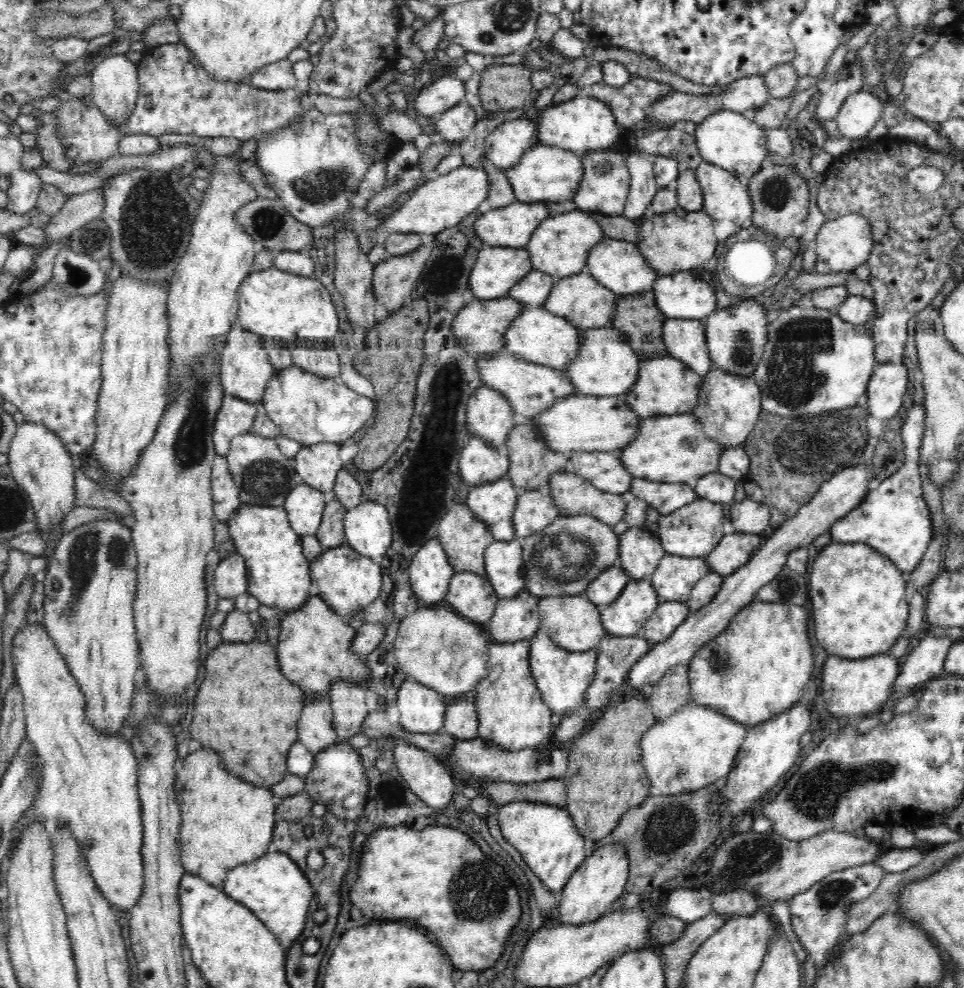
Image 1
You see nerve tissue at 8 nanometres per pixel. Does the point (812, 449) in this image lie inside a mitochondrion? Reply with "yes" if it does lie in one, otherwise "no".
yes

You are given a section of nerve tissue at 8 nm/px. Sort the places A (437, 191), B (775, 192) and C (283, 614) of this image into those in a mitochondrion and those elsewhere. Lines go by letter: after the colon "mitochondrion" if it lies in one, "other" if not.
A: other
B: mitochondrion
C: other

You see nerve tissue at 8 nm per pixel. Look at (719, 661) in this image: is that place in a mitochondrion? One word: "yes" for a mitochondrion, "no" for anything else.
yes

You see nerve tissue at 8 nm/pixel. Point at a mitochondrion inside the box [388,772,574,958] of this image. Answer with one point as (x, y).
(481, 894)

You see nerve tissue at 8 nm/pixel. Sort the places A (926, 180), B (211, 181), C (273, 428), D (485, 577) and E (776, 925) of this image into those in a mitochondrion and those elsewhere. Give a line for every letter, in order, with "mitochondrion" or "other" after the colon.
A: other
B: other
C: other
D: other
E: other

